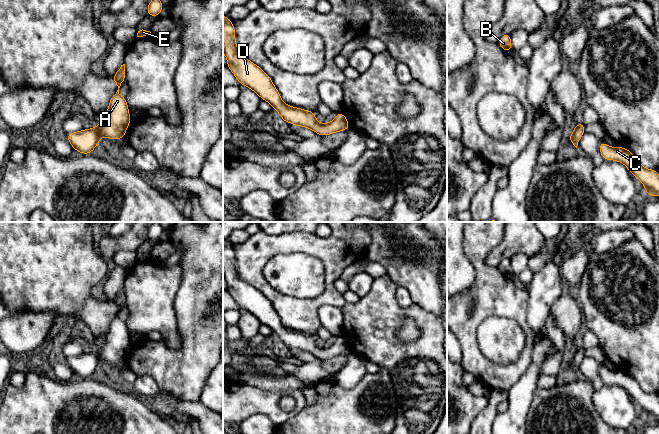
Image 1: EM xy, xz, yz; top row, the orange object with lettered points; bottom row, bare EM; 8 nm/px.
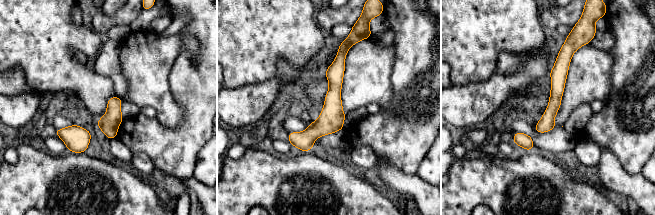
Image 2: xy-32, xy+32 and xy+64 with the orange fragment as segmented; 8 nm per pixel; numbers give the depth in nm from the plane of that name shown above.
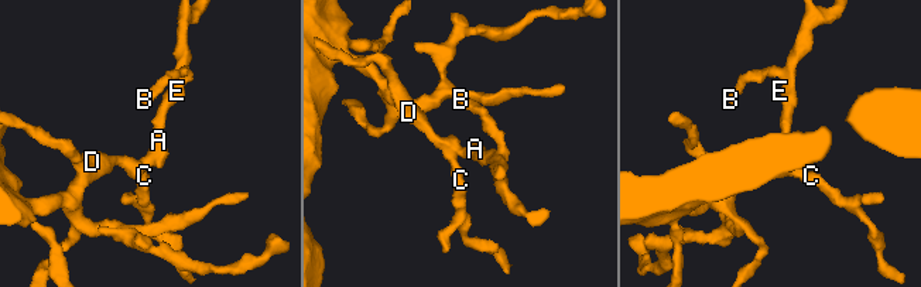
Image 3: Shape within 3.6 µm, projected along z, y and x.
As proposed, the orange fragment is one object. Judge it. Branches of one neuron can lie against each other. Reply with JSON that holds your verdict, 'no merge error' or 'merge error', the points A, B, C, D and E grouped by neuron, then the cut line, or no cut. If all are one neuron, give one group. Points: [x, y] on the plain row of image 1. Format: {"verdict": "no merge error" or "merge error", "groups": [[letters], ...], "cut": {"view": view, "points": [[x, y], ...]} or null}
{"verdict": "no merge error", "groups": [["A", "B", "C", "D", "E"]], "cut": null}

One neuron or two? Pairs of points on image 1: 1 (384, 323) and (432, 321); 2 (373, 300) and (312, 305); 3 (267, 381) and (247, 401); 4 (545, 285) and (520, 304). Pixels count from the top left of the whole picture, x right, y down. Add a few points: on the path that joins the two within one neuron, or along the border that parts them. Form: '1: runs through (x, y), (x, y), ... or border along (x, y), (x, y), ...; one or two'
1: runs through (396, 314), (416, 313), (420, 316); one
2: border along (346, 302), (341, 307); two
3: border along (238, 382), (284, 392); two
4: border along (527, 289), (528, 322); two

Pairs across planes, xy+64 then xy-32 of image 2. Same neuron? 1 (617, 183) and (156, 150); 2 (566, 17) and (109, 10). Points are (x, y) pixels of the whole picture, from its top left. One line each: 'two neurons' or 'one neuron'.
1: two neurons
2: two neurons

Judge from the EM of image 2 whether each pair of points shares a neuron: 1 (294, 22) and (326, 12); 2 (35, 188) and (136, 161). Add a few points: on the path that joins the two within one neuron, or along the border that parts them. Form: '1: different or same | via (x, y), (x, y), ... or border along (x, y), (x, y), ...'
1: different | border along (314, 17), (317, 26), (324, 33)
2: different | border along (134, 170), (143, 177)

